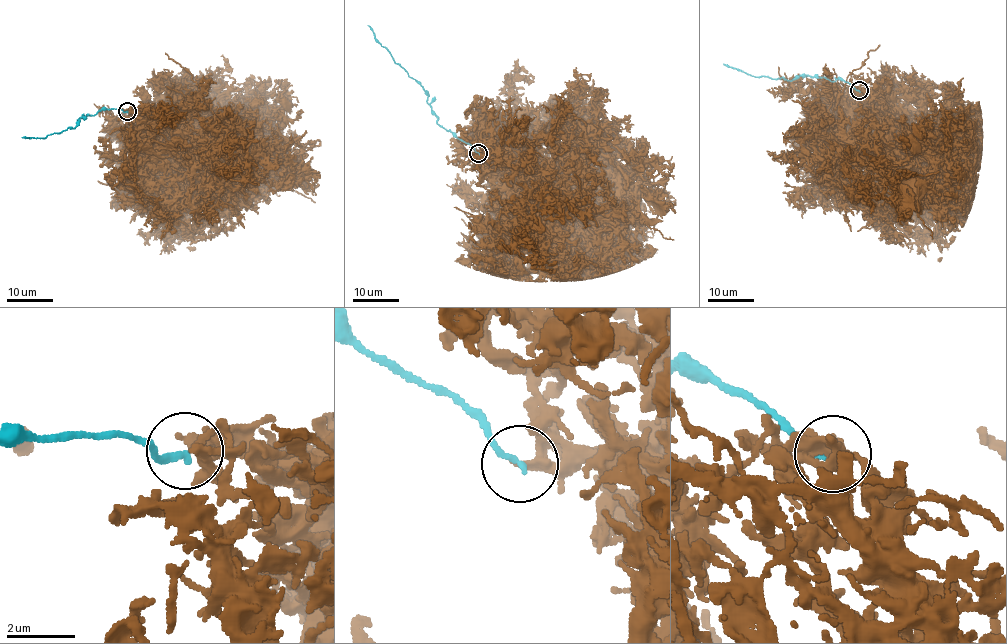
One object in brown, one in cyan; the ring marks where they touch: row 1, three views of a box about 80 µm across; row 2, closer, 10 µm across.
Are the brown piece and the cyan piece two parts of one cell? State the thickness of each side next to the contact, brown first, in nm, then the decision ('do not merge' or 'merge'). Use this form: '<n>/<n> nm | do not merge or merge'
400/190 nm | do not merge

